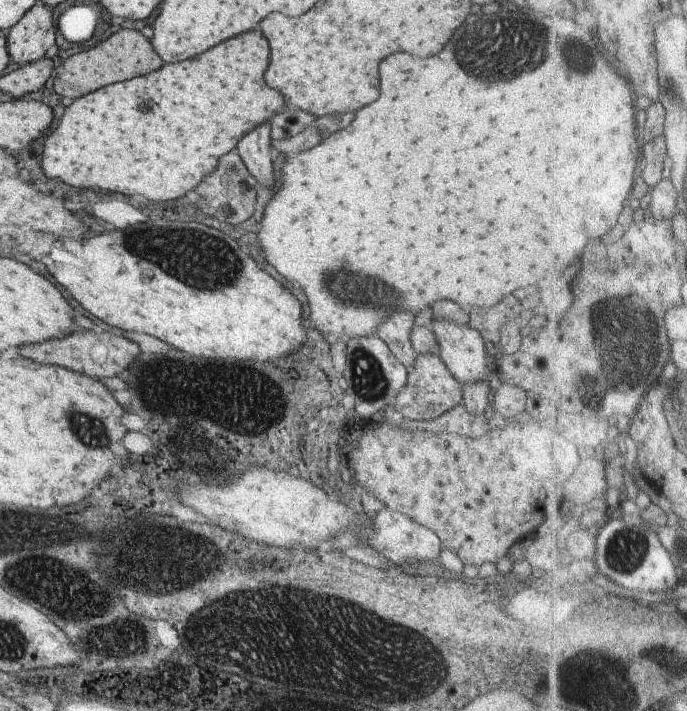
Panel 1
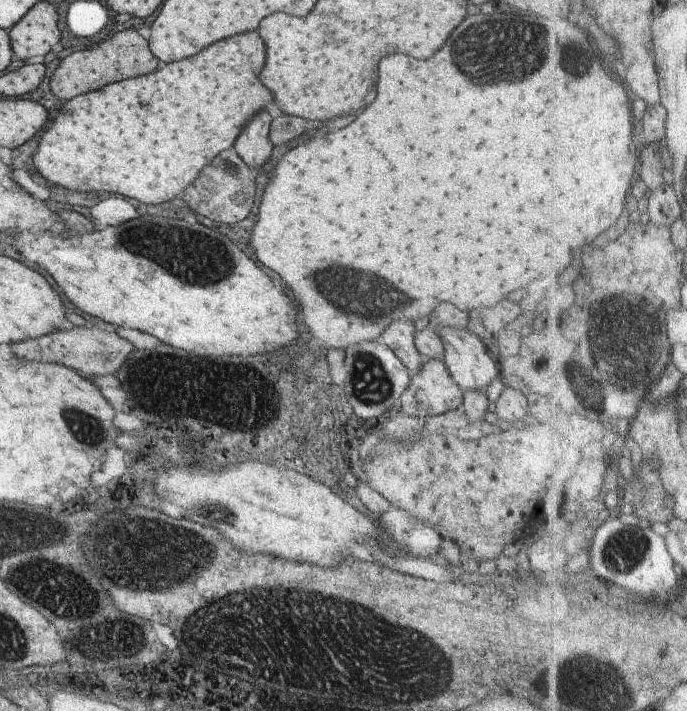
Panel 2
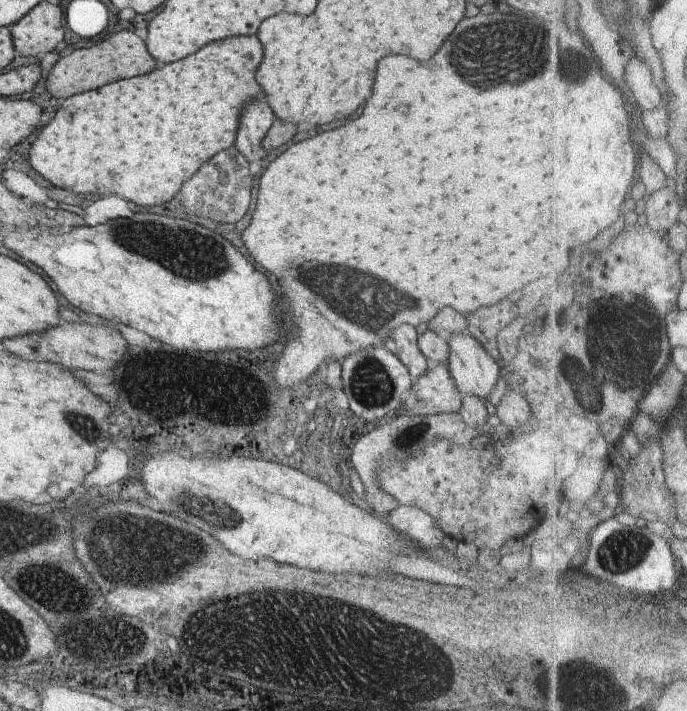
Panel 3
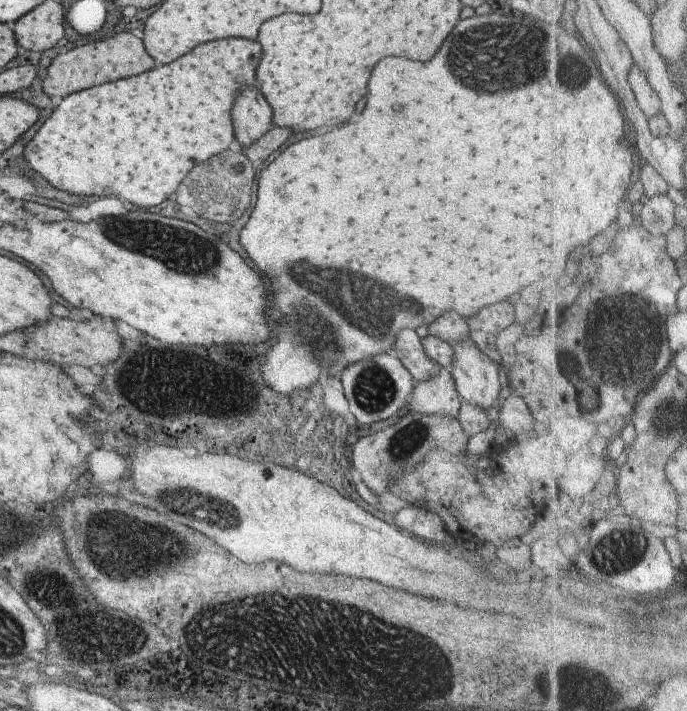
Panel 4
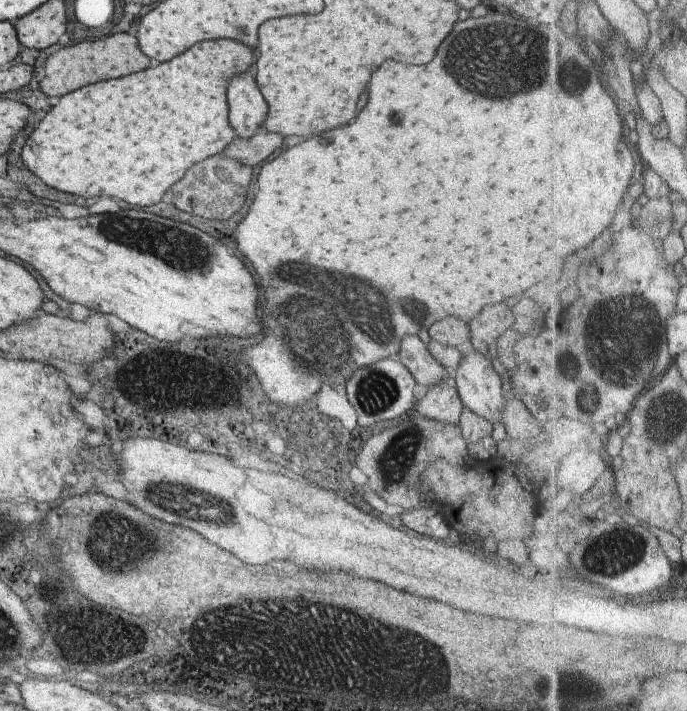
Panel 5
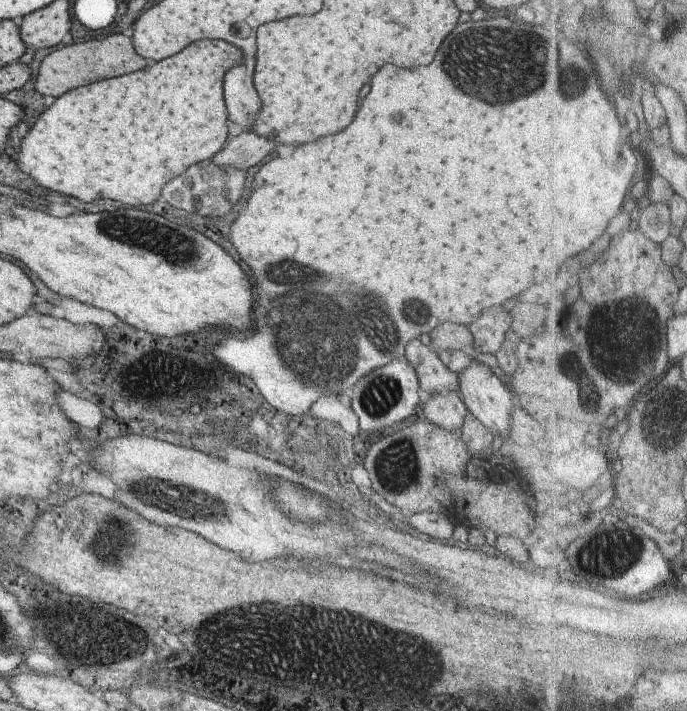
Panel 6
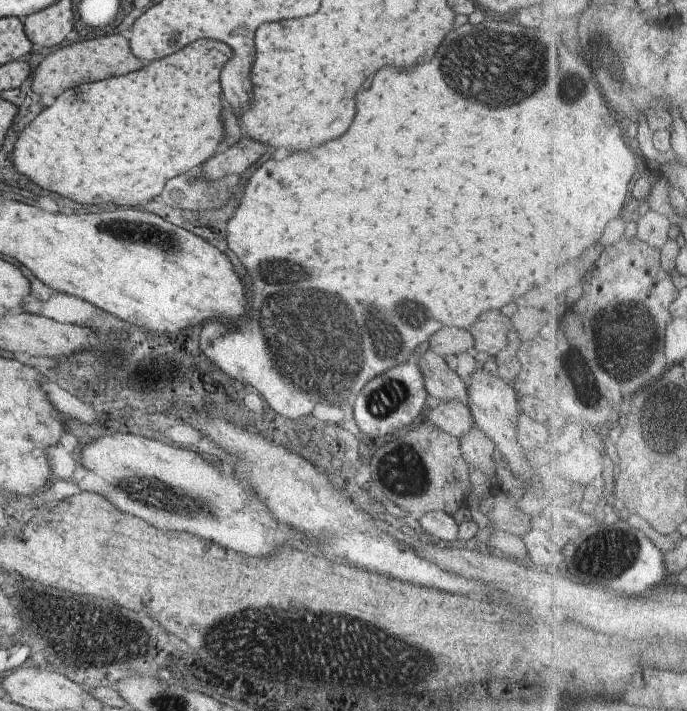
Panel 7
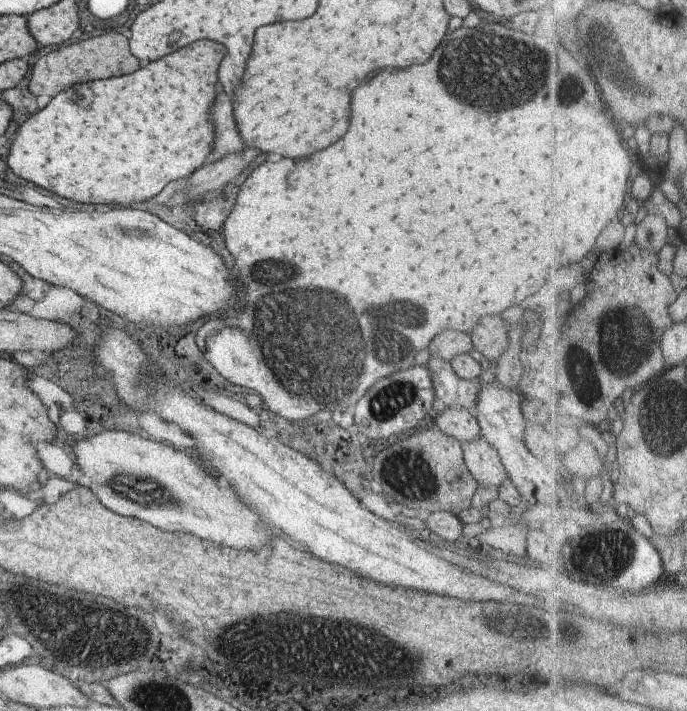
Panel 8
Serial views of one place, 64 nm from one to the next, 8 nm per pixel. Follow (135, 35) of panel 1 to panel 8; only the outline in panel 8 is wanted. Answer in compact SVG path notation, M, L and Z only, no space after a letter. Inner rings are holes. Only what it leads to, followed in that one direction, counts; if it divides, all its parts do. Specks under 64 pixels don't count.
M111 32L105 36L91 37L75 44L61 46L58 50L41 56L31 68L28 91L33 96L45 94L53 98L71 85L97 80L97 78L109 78L111 74L115 76L119 72L130 73L137 70L141 64L142 62L129 52L128 39Z

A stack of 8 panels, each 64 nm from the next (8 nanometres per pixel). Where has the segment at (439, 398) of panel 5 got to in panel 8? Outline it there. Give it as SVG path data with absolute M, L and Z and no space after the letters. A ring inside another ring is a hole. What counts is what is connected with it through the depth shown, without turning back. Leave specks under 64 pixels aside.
M455 406L443 408L435 416L435 427L460 443L482 438L476 418L471 416L465 408Z

